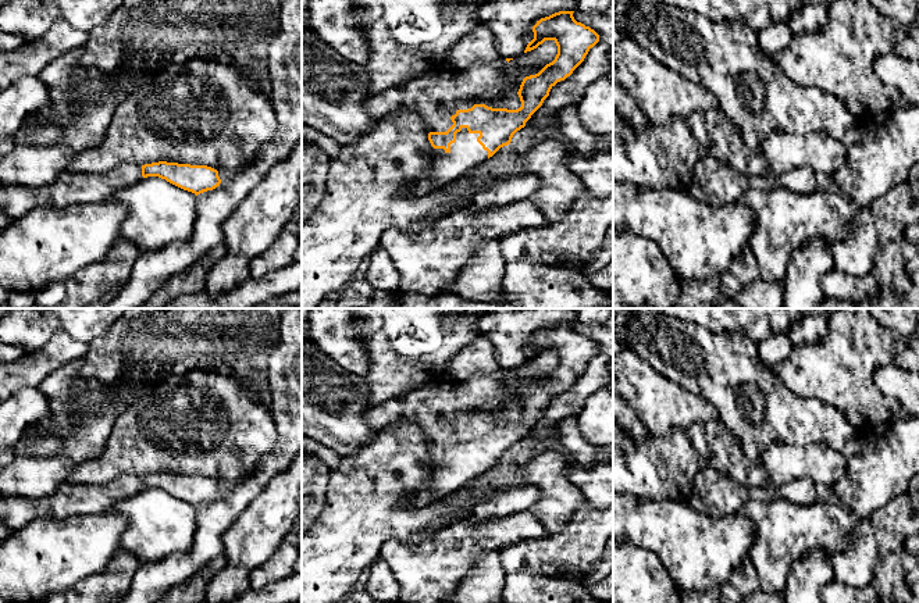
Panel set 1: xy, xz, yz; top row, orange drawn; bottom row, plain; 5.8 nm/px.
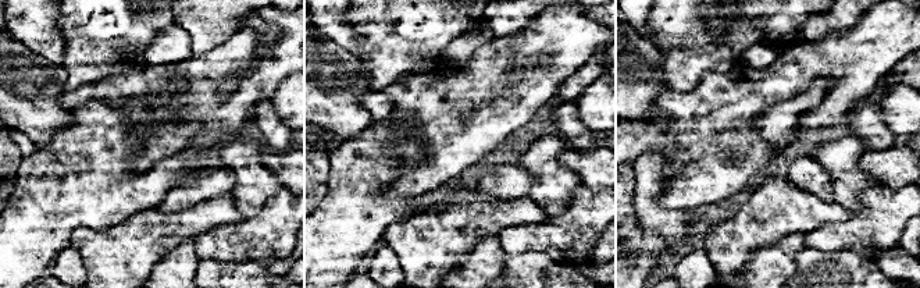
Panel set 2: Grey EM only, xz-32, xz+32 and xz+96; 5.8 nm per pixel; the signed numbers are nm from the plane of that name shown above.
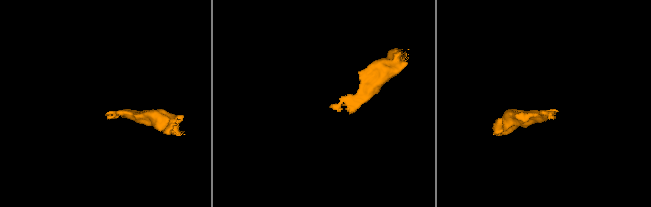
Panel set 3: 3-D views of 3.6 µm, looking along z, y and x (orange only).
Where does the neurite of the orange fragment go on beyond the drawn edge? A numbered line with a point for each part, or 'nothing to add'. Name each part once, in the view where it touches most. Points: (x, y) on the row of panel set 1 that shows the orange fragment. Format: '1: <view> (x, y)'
1: xz (466, 152)

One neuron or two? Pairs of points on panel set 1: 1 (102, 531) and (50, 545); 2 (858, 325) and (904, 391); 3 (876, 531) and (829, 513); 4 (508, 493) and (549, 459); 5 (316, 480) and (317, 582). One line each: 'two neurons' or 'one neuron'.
1: one neuron
2: two neurons
3: two neurons
4: two neurons
5: two neurons

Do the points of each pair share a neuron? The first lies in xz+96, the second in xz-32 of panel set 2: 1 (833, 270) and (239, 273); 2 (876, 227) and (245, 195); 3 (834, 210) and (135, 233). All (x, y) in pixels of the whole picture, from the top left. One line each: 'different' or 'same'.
1: same
2: different
3: same

